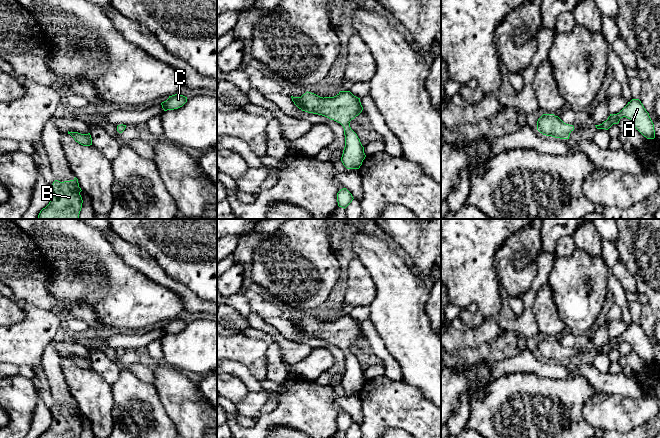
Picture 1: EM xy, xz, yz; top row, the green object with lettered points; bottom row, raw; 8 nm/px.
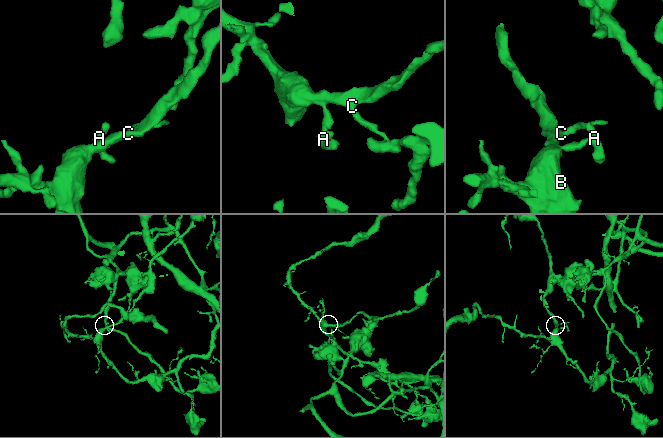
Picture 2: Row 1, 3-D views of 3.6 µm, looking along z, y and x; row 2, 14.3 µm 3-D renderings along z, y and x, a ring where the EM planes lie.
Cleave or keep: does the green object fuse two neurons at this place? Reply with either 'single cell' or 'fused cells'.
fused cells

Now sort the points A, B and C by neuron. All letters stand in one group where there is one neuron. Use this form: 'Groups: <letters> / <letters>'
Groups: A / B C

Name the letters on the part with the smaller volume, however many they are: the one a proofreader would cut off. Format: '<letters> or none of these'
A

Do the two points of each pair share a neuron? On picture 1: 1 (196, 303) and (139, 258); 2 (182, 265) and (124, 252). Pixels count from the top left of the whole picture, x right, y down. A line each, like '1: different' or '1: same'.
1: same
2: different

